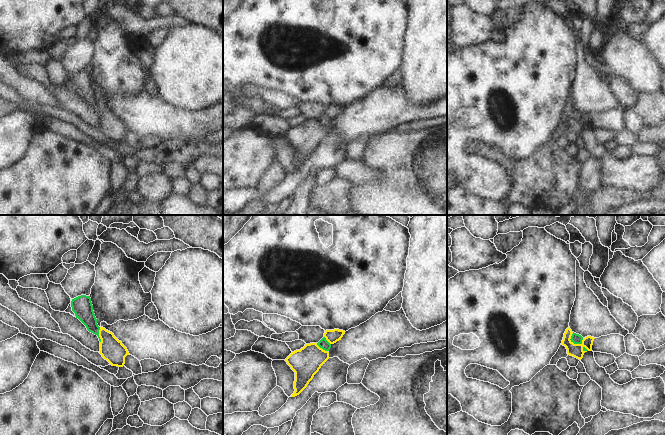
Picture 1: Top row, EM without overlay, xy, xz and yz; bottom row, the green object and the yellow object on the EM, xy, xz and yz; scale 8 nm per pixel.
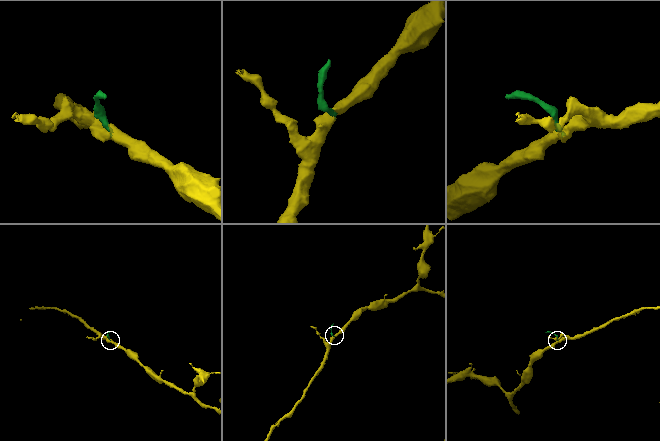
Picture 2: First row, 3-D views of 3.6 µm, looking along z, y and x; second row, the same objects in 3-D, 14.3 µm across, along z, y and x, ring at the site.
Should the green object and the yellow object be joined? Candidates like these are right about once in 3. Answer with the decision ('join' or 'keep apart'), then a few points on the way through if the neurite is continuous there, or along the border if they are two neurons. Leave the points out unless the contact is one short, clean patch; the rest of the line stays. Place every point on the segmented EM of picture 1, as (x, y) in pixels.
keep apart | along yz (572, 332), (570, 339), (574, 343), (581, 344)

